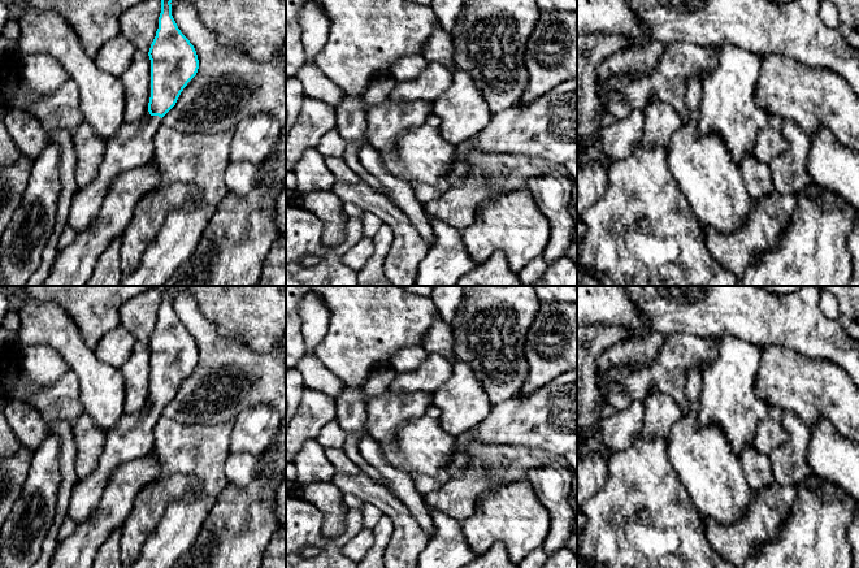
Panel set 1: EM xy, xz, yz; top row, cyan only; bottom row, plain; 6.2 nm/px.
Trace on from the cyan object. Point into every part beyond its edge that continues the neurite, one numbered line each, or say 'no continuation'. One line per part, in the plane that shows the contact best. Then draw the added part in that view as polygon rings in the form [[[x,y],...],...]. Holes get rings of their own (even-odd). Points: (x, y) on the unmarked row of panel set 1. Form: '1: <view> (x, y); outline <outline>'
1: xy (133, 437); outline [[[149,406],[142,412],[123,415],[116,426],[107,430],[99,465],[74,486],[66,517],[77,525],[86,521],[97,507],[112,471],[153,448],[153,428],[161,412],[161,408]]]

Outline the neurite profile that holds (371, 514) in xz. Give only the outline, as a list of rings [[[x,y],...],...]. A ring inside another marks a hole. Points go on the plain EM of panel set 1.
[[[364,503],[363,508],[360,510],[363,515],[364,528],[373,529],[382,512],[373,504]]]

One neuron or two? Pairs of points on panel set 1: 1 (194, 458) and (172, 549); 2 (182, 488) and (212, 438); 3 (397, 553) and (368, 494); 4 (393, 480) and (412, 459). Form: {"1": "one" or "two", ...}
{"1": "one", "2": "two", "3": "one", "4": "two"}

